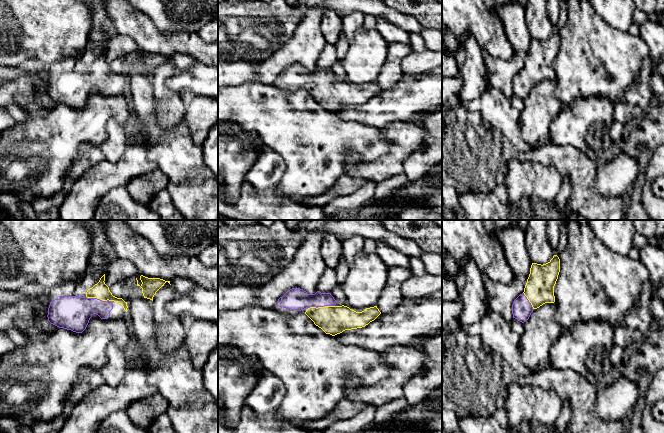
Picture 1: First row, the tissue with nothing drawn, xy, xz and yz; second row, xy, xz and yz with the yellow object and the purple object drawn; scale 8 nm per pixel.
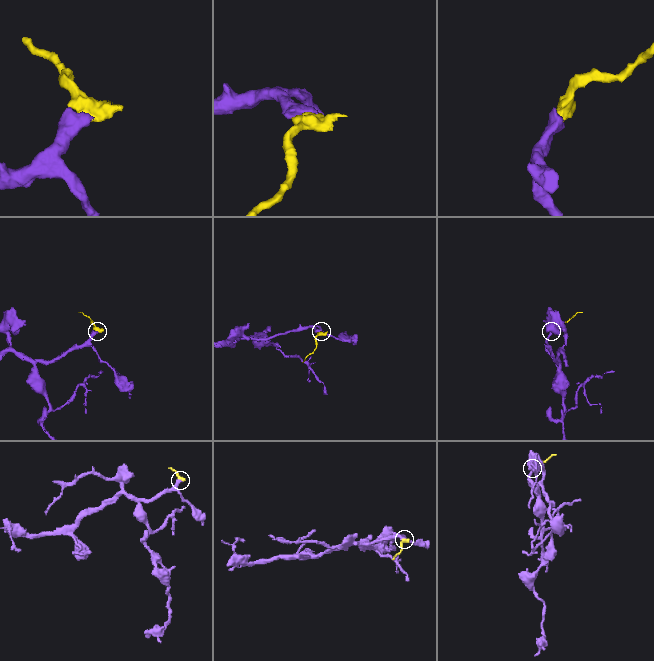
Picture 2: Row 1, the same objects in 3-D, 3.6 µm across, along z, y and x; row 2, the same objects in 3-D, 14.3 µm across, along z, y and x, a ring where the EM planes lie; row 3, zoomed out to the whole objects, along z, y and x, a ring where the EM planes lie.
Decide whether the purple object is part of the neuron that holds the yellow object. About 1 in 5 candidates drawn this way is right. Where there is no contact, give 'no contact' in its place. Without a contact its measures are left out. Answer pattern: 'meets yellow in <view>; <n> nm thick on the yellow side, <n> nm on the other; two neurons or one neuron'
meets yellow in xz; 240 nm thick on the yellow side, 180 nm on the other; one neuron

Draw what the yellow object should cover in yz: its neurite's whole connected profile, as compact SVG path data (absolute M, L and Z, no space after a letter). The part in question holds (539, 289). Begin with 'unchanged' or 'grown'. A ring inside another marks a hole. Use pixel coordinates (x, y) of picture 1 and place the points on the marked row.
grown; M557 255L546 264L532 263L530 274L524 288L524 292L520 294L512 304L513 318L524 323L527 321L534 309L539 308L545 303L554 303L554 286L560 272L560 259Z

